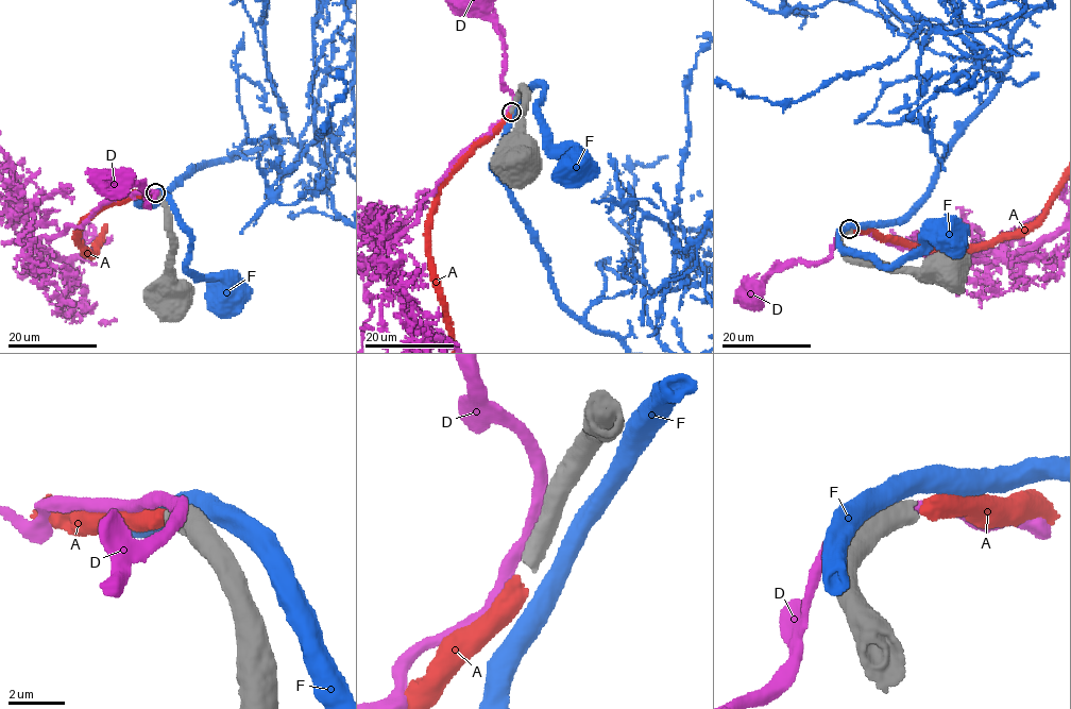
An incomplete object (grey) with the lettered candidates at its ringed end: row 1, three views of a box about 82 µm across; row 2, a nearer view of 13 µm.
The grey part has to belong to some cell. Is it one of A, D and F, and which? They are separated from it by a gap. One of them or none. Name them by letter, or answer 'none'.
A

